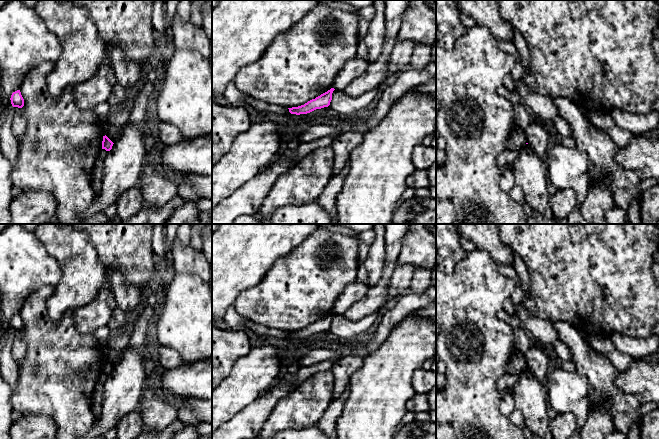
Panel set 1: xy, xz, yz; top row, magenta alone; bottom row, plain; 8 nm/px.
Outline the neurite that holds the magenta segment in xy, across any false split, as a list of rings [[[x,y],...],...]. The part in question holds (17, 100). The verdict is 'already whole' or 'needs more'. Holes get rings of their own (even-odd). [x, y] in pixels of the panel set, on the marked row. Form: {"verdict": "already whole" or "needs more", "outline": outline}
{"verdict": "already whole", "outline": [[[20,90],[13,92],[10,100],[13,107],[22,108],[24,106],[24,99],[21,95]]]}

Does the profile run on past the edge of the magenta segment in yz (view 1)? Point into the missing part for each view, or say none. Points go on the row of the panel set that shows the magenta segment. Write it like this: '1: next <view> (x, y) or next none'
1: next none

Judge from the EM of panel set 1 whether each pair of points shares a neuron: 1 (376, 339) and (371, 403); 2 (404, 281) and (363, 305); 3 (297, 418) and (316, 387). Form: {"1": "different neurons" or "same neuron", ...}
{"1": "different neurons", "2": "different neurons", "3": "same neuron"}

